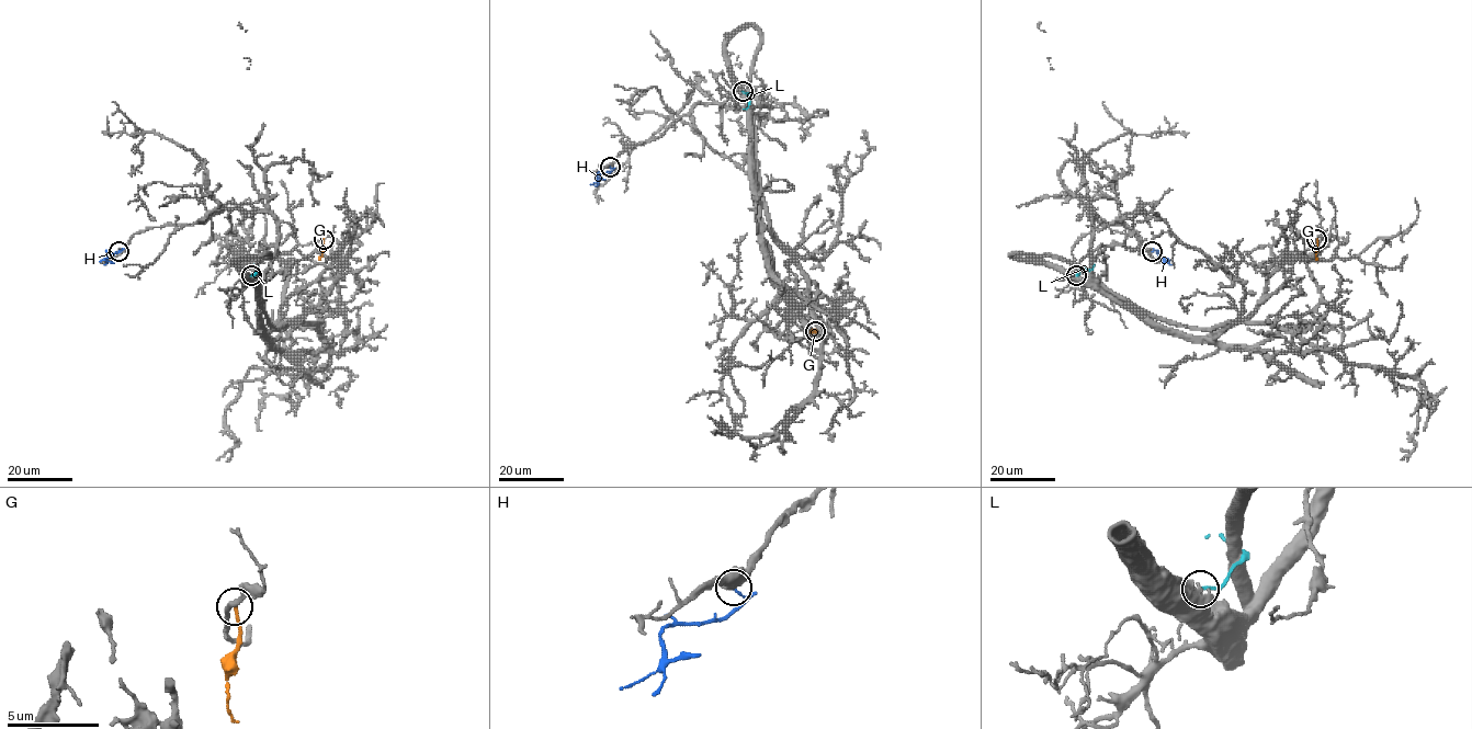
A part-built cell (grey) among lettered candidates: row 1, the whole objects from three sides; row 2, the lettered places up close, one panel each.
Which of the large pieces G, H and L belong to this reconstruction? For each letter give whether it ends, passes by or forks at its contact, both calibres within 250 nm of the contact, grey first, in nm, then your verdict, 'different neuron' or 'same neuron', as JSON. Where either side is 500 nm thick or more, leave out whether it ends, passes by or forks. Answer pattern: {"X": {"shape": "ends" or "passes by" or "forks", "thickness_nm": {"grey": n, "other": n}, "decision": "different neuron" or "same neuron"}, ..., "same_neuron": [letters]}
{"G": {"shape": "ends", "thickness_nm": {"grey": 280, "other": 190}, "decision": "different neuron"}, "H": {"shape": "passes by", "thickness_nm": {"grey": 440, "other": 70}, "decision": "different neuron"}, "L": {"thickness_nm": {"grey": 550, "other": 150}, "decision": "different neuron"}, "same_neuron": []}

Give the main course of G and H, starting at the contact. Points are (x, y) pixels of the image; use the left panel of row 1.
G: (324, 239), (319, 259)
H: (119, 251), (99, 261)

